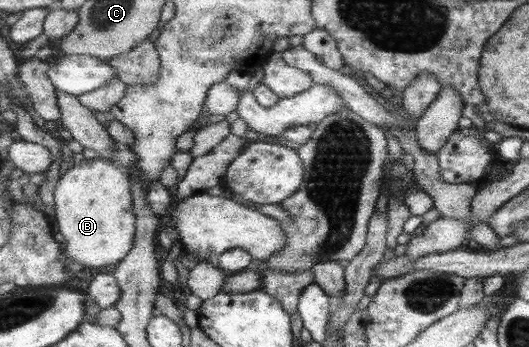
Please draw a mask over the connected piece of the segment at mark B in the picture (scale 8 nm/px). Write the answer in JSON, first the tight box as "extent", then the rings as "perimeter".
{"extent":[55,158,137,269],"perimeter":[[[104,158],[84,160],[81,165],[68,166],[62,172],[55,190],[57,202],[57,234],[67,243],[66,256],[73,259],[75,269],[115,268],[135,249],[137,242],[137,213],[134,204],[134,187],[131,175],[118,165]]]}

